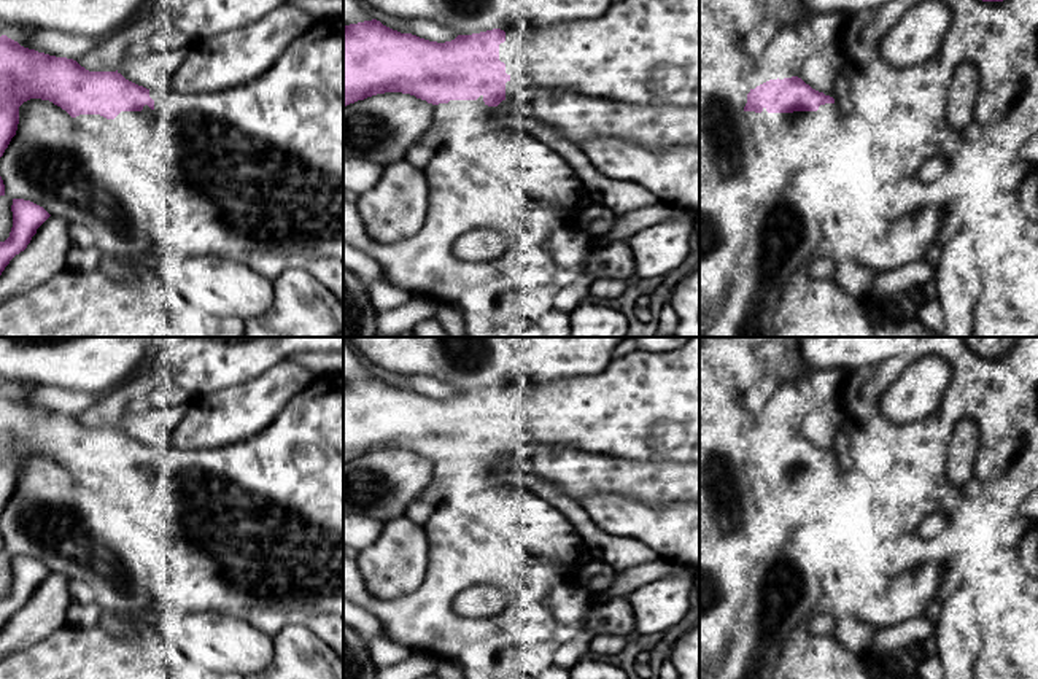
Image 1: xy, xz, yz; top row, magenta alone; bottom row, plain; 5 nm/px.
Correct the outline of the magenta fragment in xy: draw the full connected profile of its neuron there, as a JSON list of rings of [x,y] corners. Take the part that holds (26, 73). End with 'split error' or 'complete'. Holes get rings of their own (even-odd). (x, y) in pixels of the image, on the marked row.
[[[343,17],[316,19],[299,35],[281,57],[251,84],[238,86],[215,94],[175,94],[161,95],[143,86],[126,80],[116,72],[89,72],[76,60],[56,57],[35,49],[21,46],[17,41],[0,37],[0,157],[16,135],[19,124],[19,107],[30,100],[49,100],[65,110],[72,118],[79,114],[100,114],[114,119],[122,111],[127,113],[127,122],[148,146],[164,146],[170,157],[172,173],[172,208],[175,221],[168,224],[167,242],[172,248],[192,258],[215,256],[242,262],[259,275],[275,280],[288,269],[300,269],[313,275],[343,307]]] | split error

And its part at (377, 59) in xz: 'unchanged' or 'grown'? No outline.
grown

